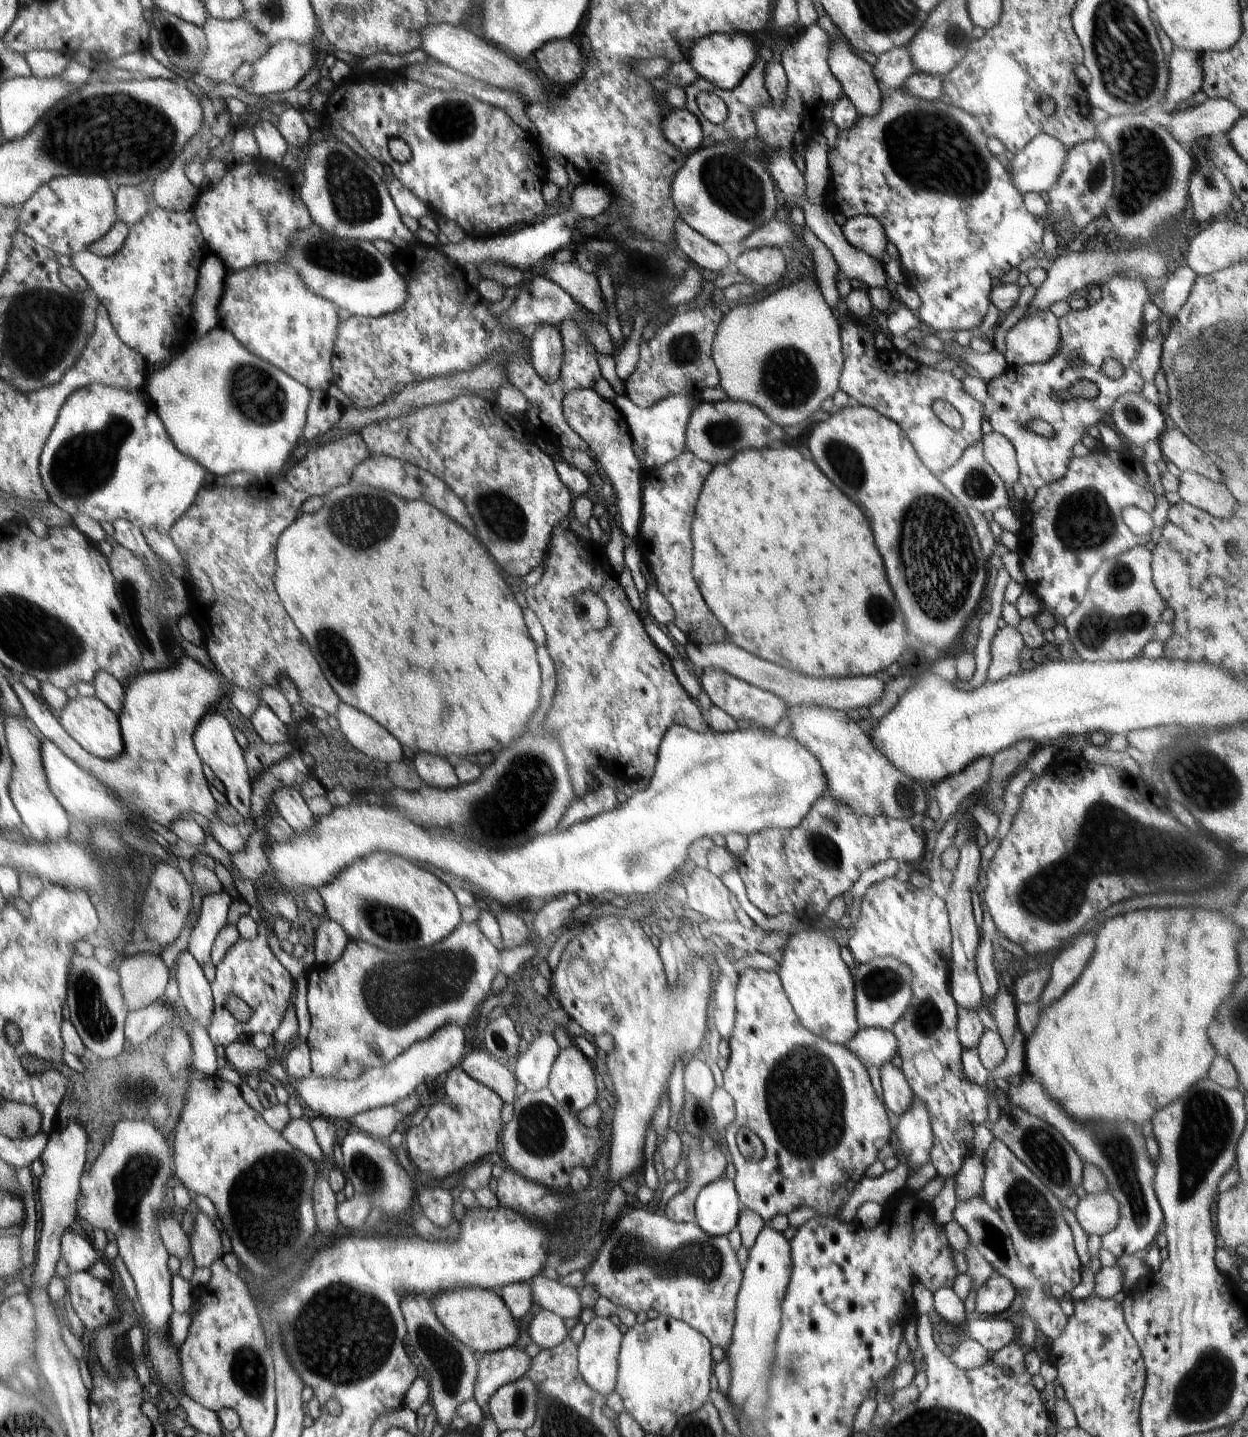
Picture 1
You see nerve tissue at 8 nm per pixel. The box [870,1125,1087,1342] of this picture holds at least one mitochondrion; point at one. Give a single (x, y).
(1033, 1213)

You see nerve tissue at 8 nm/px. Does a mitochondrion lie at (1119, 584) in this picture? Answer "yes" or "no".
yes

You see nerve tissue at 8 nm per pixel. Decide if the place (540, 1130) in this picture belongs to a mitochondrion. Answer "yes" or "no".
yes

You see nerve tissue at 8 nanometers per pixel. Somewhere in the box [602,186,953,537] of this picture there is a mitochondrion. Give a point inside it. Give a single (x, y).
(789, 379)

